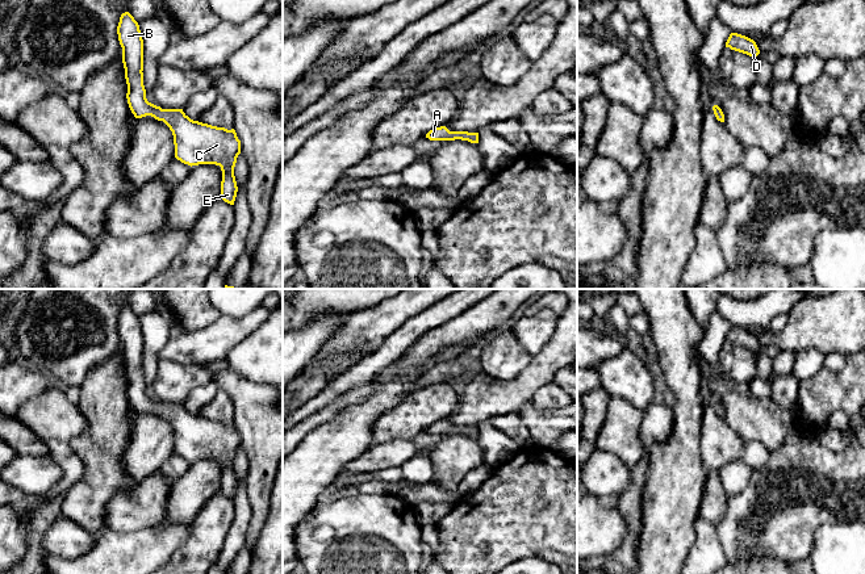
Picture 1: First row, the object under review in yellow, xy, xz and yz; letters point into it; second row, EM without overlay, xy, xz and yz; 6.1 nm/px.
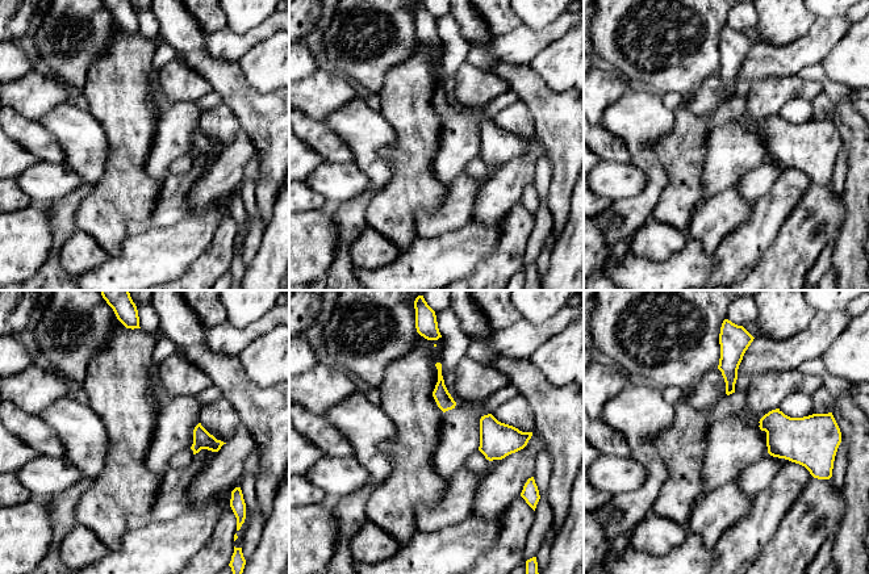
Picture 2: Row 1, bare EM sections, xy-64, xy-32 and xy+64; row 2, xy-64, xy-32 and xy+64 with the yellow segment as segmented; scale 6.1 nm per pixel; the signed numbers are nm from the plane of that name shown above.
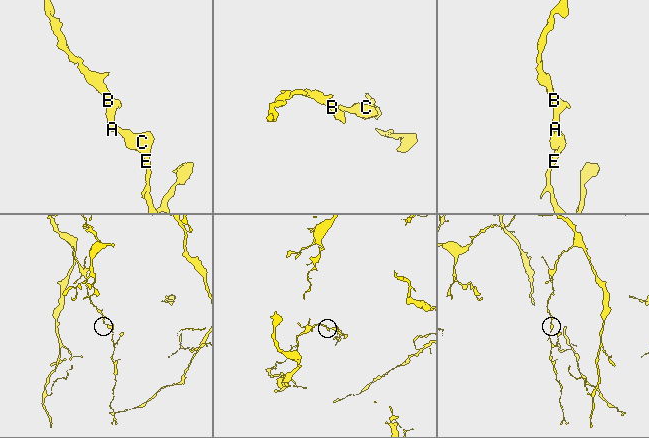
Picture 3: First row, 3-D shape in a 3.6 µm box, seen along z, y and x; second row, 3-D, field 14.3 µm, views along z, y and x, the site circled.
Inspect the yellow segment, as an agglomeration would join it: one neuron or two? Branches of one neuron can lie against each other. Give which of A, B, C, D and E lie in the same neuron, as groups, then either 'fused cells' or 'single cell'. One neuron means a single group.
A B C D E | single cell

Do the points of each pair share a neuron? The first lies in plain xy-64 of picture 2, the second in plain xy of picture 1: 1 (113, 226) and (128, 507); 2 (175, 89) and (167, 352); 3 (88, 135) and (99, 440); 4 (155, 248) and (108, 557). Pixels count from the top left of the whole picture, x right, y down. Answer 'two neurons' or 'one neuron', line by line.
1: two neurons
2: two neurons
3: two neurons
4: one neuron

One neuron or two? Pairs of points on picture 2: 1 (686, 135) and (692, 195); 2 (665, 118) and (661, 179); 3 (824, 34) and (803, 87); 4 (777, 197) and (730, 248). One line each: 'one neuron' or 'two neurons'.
1: one neuron
2: one neuron
3: two neurons
4: one neuron

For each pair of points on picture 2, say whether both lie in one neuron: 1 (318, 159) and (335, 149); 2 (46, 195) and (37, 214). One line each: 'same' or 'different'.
1: different
2: different

